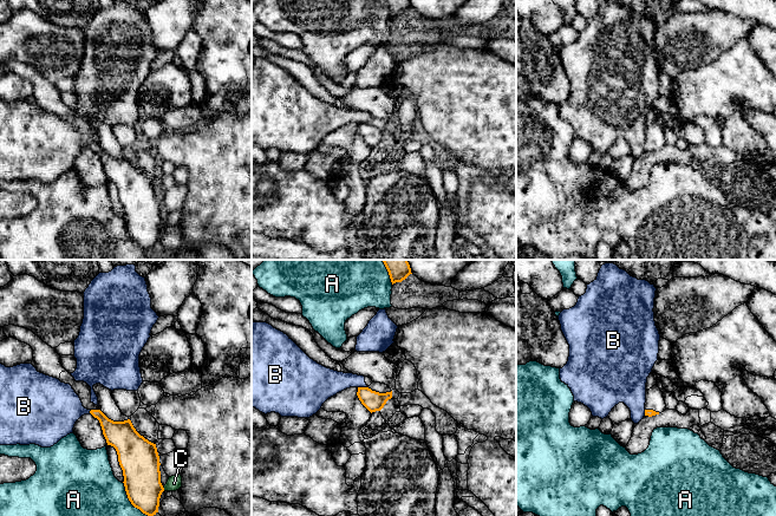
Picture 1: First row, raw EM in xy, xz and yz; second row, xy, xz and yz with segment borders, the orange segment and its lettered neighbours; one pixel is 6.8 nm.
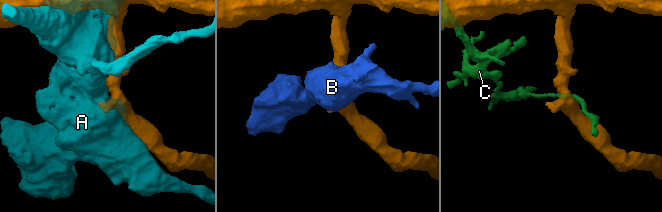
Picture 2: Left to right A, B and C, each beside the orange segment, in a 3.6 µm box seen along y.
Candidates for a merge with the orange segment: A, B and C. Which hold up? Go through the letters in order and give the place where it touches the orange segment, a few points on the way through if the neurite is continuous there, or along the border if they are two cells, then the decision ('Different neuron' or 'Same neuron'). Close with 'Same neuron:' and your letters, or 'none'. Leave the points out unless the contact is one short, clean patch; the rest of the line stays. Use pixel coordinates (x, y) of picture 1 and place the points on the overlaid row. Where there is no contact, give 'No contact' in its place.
A: Touches orange at xy (129, 500). Different neuron
B: Touches orange at xz (363, 387). Boundary: xz (358, 386), (366, 387). Different neuron
C: Touches orange at xy (163, 489). Different neuron
Same neuron: none

